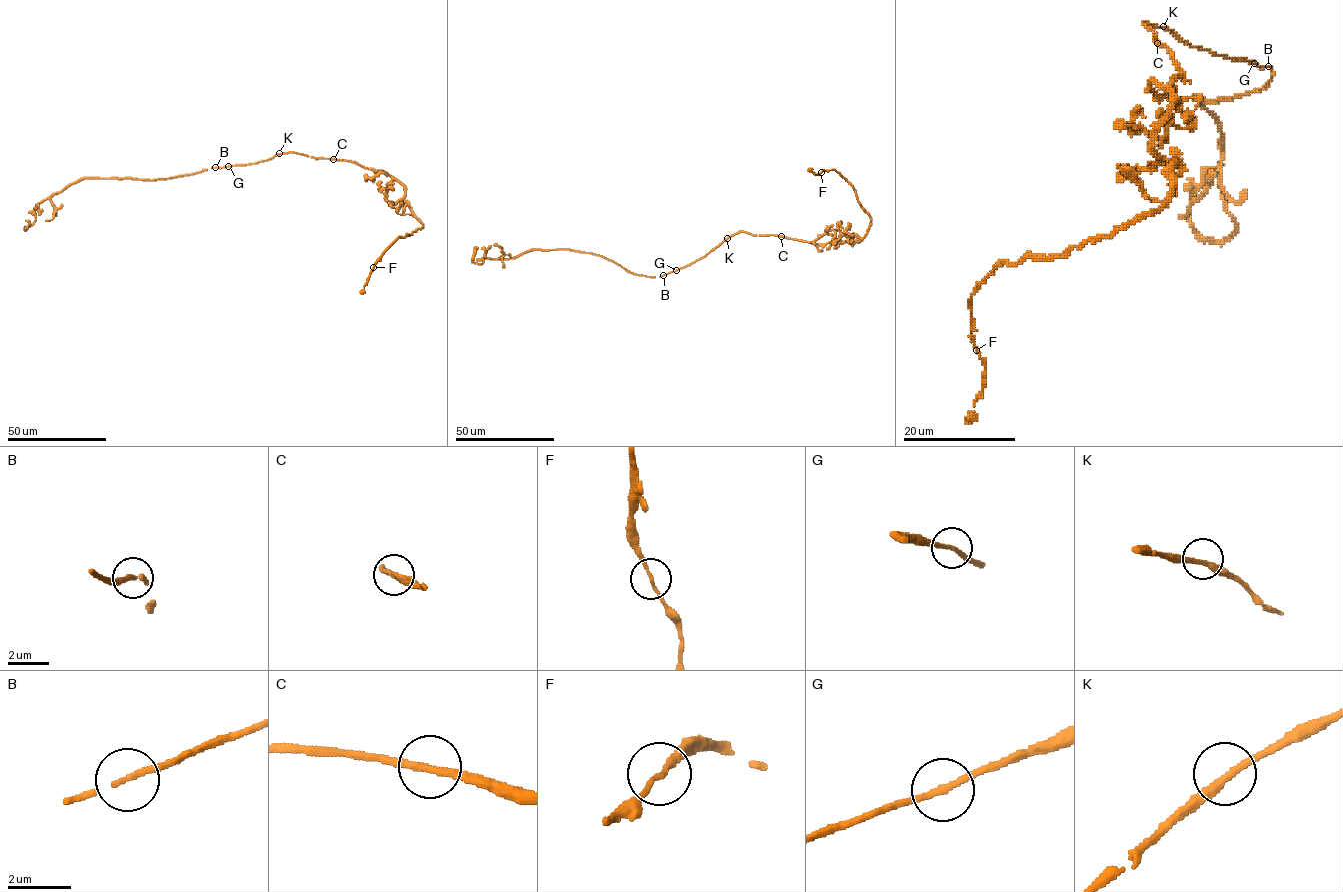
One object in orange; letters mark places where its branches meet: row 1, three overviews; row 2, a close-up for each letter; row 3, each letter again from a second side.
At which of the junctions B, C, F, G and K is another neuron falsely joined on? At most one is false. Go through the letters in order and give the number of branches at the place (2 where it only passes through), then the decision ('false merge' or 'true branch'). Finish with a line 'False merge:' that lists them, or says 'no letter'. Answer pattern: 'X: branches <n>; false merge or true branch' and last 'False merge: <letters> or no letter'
B: branches 2; true branch
C: branches 2; true branch
F: branches 2; true branch
G: branches 2; true branch
K: branches 2; true branch
False merge: no letter

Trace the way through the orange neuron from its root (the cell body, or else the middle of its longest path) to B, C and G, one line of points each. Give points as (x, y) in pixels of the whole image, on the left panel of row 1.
B: (279, 154), (256, 163), (215, 167)
C: (279, 154), (295, 152), (333, 159)
G: (279, 154), (256, 163), (228, 166)

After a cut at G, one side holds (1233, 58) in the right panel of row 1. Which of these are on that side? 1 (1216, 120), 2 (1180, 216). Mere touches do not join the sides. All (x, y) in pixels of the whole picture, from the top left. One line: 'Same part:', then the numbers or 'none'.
Same part: none

